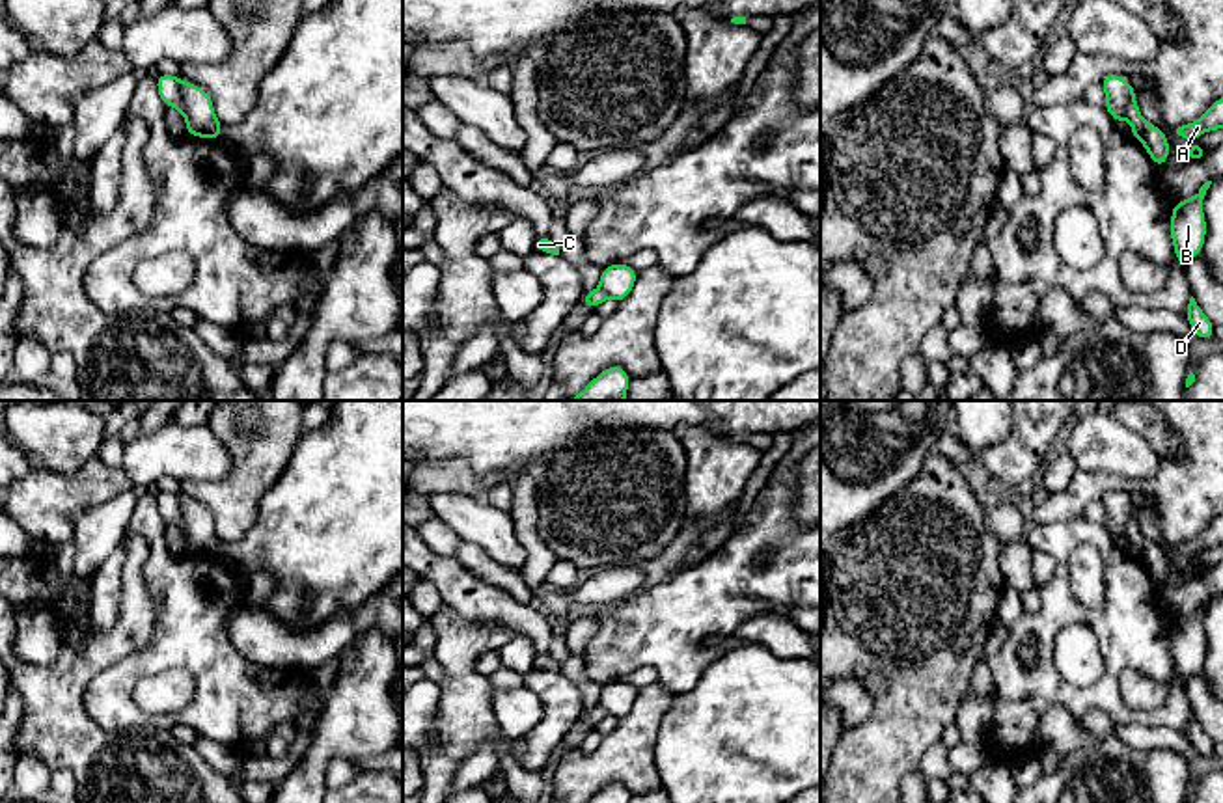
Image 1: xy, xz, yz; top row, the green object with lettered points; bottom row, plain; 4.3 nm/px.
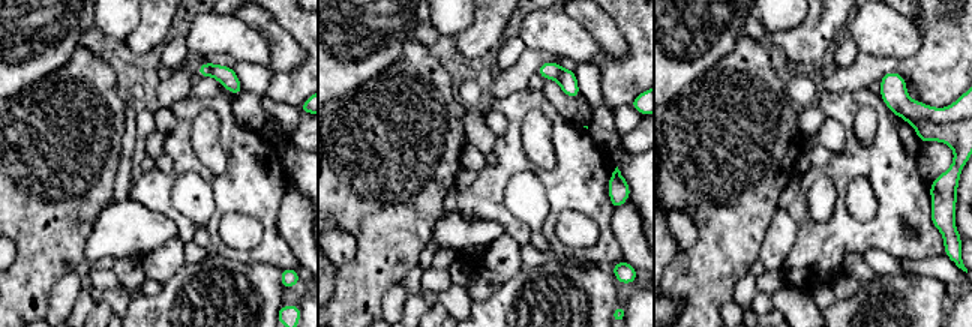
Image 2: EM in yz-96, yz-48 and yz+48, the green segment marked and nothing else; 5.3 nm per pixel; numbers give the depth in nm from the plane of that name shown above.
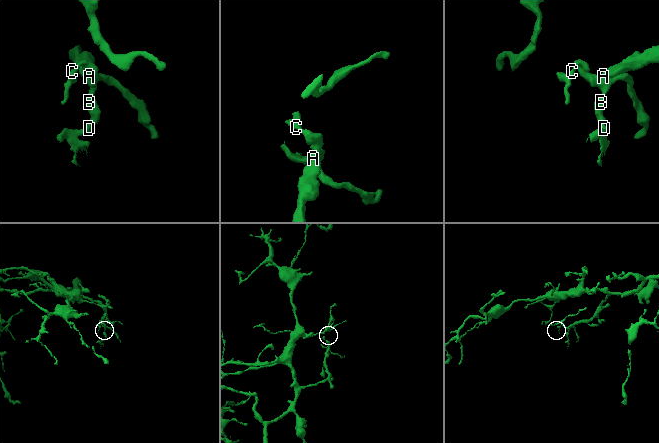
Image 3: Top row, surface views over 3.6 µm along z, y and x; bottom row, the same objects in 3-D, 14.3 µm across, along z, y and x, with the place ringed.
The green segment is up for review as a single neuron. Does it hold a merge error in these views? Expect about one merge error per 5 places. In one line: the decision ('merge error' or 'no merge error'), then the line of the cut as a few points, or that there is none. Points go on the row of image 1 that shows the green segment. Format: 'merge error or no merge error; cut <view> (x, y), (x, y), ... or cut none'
no merge error; cut none

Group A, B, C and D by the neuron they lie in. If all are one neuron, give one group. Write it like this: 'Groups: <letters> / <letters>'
Groups: A B C D

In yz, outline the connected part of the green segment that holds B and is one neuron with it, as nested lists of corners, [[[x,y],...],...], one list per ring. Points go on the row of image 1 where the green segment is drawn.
[[[1206,181],[1195,196],[1173,205],[1171,240],[1175,257],[1184,268],[1204,246],[1206,220],[1202,214],[1202,199],[1210,184],[1212,181]]]

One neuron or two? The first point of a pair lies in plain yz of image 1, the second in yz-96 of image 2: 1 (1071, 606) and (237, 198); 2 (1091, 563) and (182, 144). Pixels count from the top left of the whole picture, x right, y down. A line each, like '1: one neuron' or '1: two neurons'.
1: one neuron
2: two neurons

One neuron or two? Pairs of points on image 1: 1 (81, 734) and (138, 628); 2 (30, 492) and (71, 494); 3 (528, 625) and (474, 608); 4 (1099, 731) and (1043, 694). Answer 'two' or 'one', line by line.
1: one
2: one
3: one
4: two

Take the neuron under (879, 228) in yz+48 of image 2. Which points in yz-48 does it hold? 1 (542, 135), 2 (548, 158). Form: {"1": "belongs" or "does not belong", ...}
{"1": "does not belong", "2": "does not belong"}

